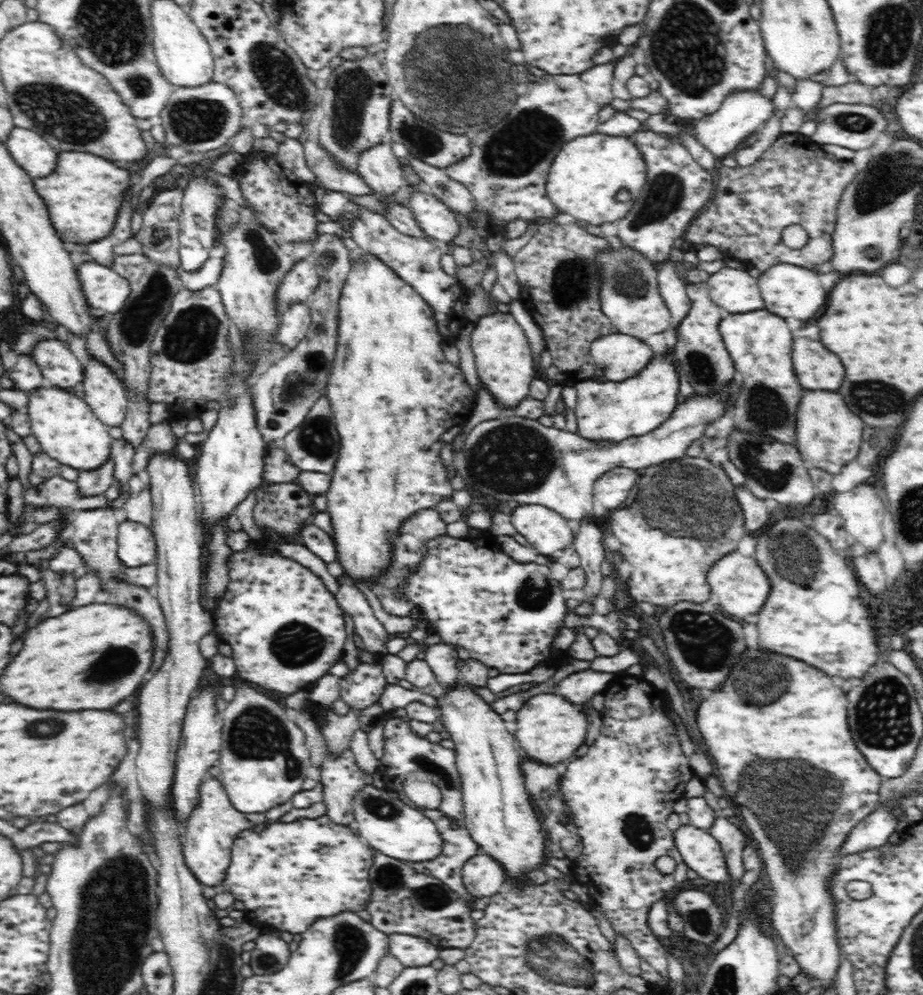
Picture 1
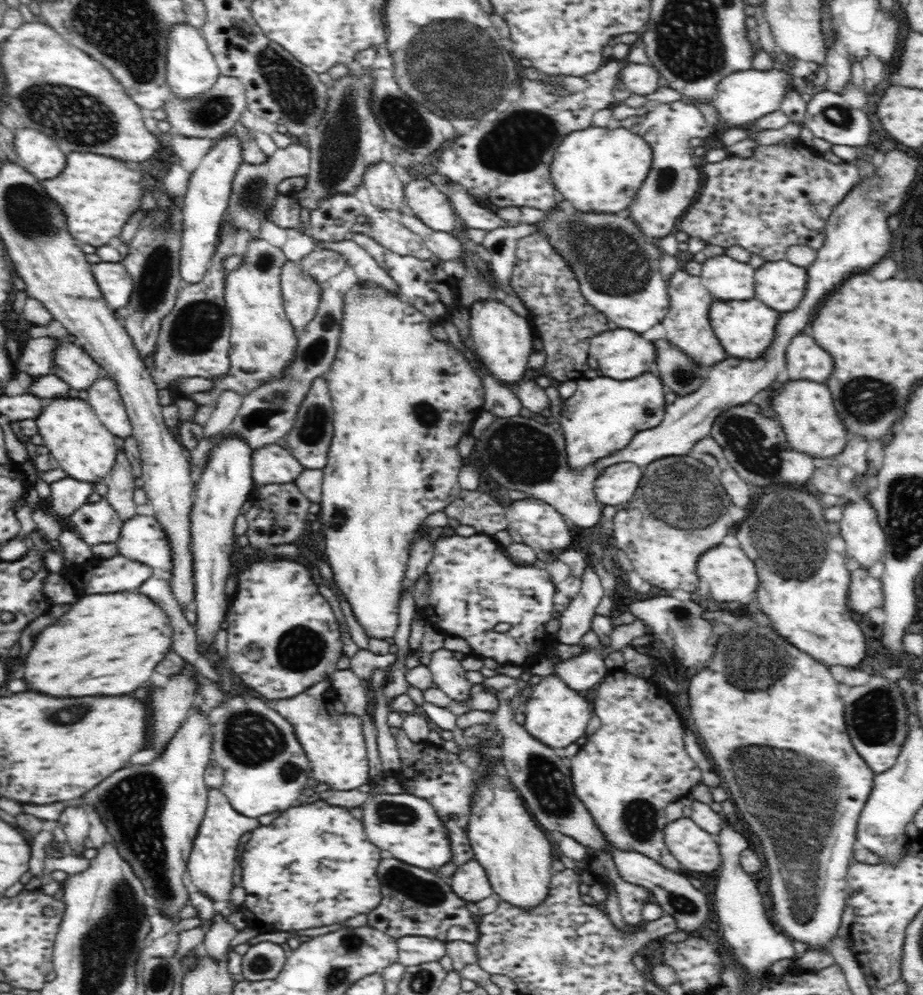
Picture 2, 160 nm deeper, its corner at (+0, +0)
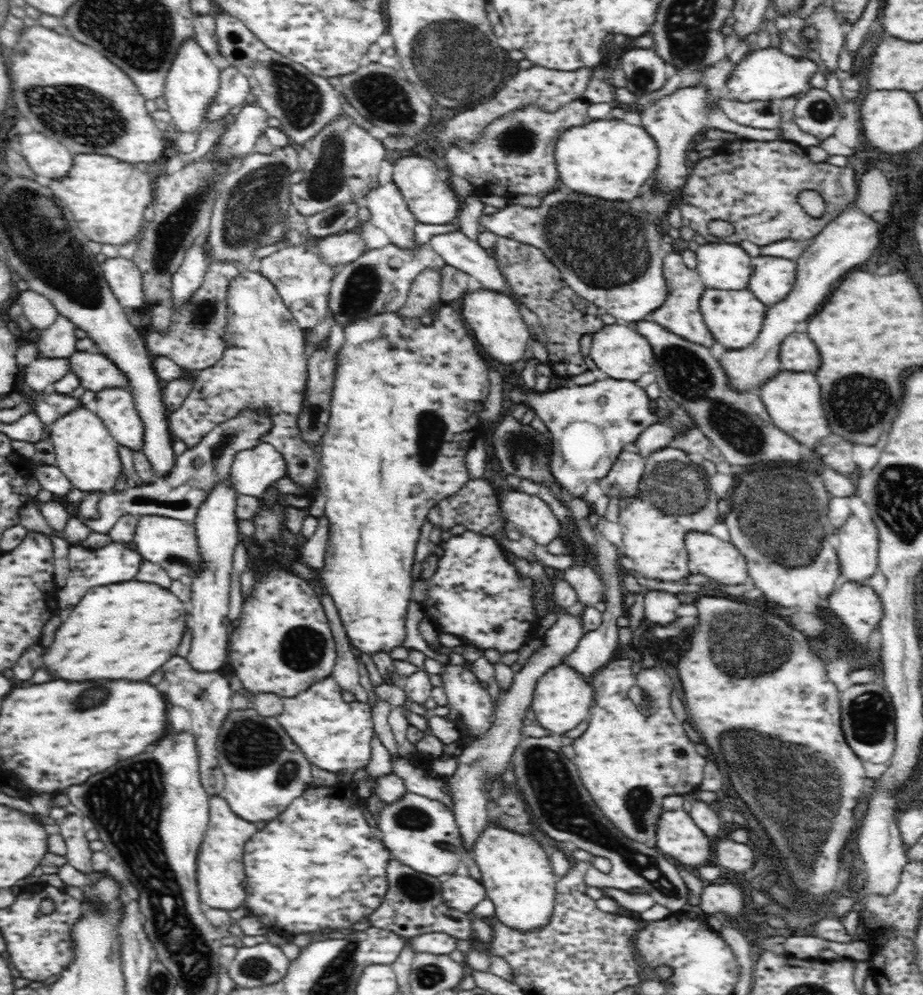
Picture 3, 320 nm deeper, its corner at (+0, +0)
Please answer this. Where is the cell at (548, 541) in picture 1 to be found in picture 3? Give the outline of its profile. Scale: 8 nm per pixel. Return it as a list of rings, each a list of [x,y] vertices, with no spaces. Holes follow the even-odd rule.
[[[515,490],[500,499],[506,519],[516,526],[521,536],[530,537],[534,543],[546,546],[562,532],[561,521],[537,495]]]

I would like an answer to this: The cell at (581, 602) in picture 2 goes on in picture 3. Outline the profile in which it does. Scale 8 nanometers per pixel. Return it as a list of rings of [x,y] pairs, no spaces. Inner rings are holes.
[[[561,615],[546,631],[544,638],[537,640],[542,646],[530,655],[520,670],[514,671],[510,686],[500,688],[495,702],[495,719],[488,732],[472,741],[463,748],[461,754],[456,756],[457,768],[444,783],[449,789],[448,795],[452,798],[455,821],[459,826],[460,842],[467,853],[472,855],[473,844],[482,834],[488,820],[488,811],[486,811],[488,797],[483,792],[483,782],[480,778],[502,774],[508,768],[514,749],[521,740],[526,738],[522,729],[525,726],[525,714],[531,708],[535,684],[550,668],[562,663],[565,656],[574,653],[583,636],[580,617]]]

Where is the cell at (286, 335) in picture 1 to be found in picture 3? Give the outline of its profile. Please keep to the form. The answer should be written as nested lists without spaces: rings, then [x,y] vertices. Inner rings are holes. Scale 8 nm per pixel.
[[[313,240],[308,244],[284,246],[260,258],[260,272],[266,276],[266,279],[272,281],[289,312],[297,320],[300,328],[305,330],[313,329],[328,314],[329,292],[336,274],[334,269],[335,267],[323,262],[321,256],[317,254]]]

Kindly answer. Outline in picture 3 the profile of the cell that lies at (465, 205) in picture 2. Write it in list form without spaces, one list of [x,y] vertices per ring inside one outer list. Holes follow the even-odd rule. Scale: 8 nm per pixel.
[[[554,190],[548,192],[536,208],[507,204],[495,214],[482,216],[481,224],[497,236],[540,249],[560,269],[562,278],[572,290],[614,318],[637,323],[666,300],[668,289],[662,274],[661,233],[643,210],[630,208],[630,202]]]

